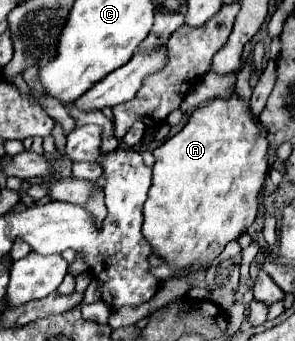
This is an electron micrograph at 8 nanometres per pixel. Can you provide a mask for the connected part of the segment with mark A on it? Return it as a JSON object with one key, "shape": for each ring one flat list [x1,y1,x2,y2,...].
{"shape":[[236,89,232,95,216,97,208,105,194,109,186,127,156,151,152,187,144,203,142,233,154,251,166,257,174,269,186,269,192,263,204,263,218,257,228,241,238,239,256,219,258,195,268,177,268,129,256,121,250,103,240,99]]}

